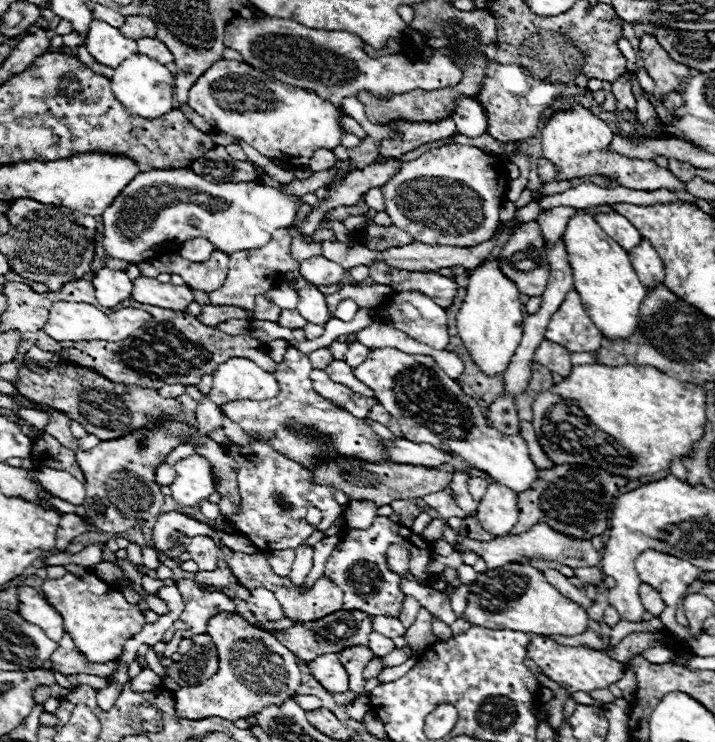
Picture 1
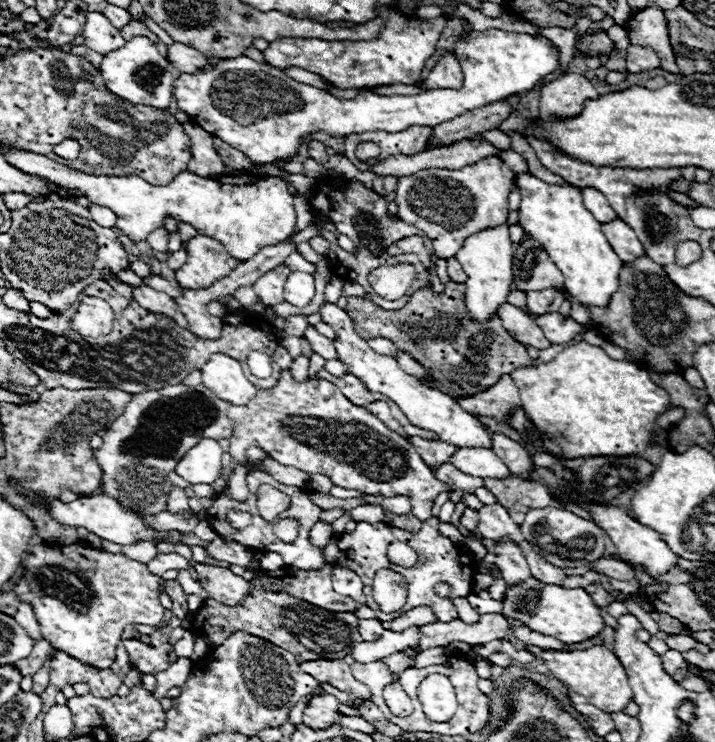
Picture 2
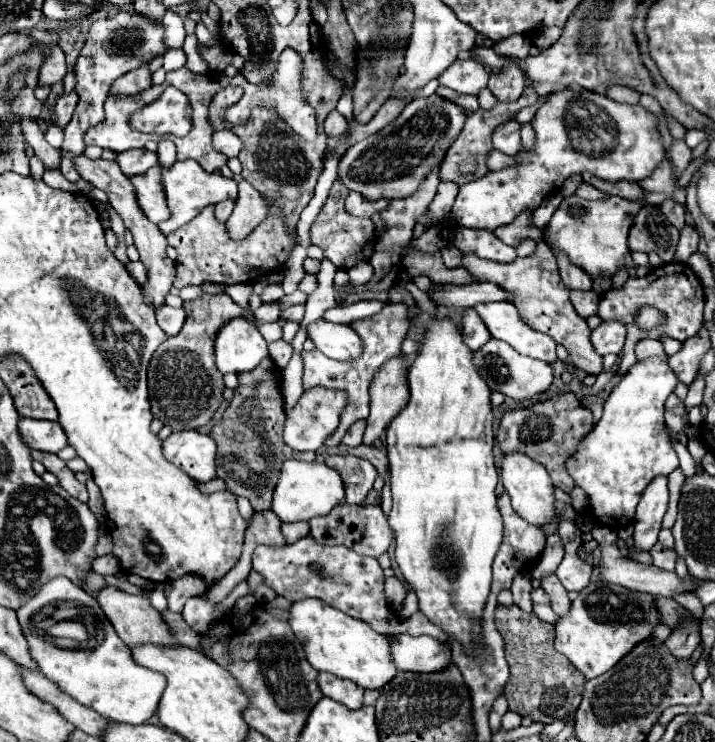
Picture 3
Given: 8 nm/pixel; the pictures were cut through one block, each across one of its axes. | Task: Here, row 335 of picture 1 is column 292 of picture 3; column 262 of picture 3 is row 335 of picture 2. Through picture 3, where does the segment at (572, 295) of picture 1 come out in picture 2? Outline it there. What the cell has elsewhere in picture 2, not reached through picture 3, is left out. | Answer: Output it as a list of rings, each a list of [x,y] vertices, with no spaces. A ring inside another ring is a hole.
[[[544,314],[544,316],[538,316],[536,318],[536,324],[544,330],[546,338],[552,342],[552,344],[568,344],[570,340],[574,340],[576,334],[584,332],[584,326],[578,324],[576,320],[572,320],[570,316],[564,316],[564,314]]]

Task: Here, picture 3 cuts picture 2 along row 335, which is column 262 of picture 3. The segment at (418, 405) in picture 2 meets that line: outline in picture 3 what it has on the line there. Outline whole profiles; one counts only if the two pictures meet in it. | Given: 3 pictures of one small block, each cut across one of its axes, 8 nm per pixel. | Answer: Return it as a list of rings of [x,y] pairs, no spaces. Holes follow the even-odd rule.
[[[232,318],[214,338],[214,360],[222,374],[254,370],[266,356],[268,346],[264,336],[246,318]]]

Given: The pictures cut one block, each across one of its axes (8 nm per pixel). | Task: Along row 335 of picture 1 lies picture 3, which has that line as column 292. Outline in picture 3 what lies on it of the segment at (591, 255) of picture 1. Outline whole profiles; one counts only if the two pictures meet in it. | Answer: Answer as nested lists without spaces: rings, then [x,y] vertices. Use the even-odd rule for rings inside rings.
[[[306,598],[294,602],[290,608],[290,626],[302,642],[306,660],[316,670],[352,680],[362,688],[382,688],[398,672],[390,662],[390,640],[386,636],[378,636],[366,622],[336,610],[322,600]]]

